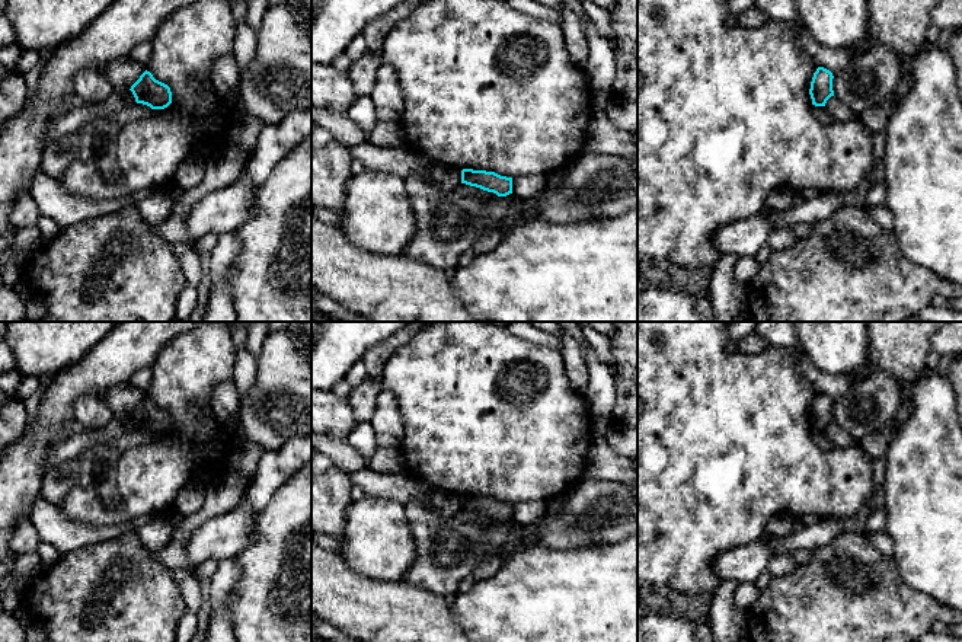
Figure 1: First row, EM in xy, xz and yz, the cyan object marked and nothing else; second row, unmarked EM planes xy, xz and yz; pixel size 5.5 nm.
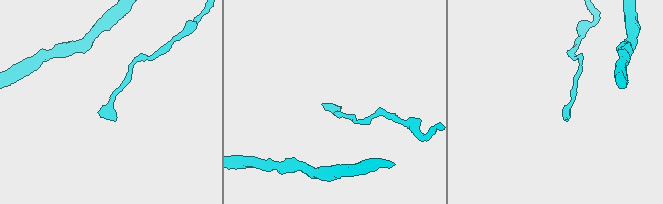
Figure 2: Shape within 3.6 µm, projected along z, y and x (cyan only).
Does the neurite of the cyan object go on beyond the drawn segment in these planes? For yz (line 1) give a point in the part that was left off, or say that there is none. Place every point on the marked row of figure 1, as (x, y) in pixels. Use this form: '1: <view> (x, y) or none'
1: none

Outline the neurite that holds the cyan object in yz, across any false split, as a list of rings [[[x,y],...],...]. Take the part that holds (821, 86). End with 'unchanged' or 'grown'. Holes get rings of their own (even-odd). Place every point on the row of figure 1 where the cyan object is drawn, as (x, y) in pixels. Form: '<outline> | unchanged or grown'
[[[818,67],[814,73],[809,95],[812,105],[825,106],[827,100],[834,96],[832,90],[832,73],[824,67]]] | unchanged

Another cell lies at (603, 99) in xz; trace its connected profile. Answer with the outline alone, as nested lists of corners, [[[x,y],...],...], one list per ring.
[[[595,90],[597,96],[592,100],[592,106],[595,112],[604,112],[607,114],[607,109],[611,105],[613,100],[613,92],[608,90]]]

